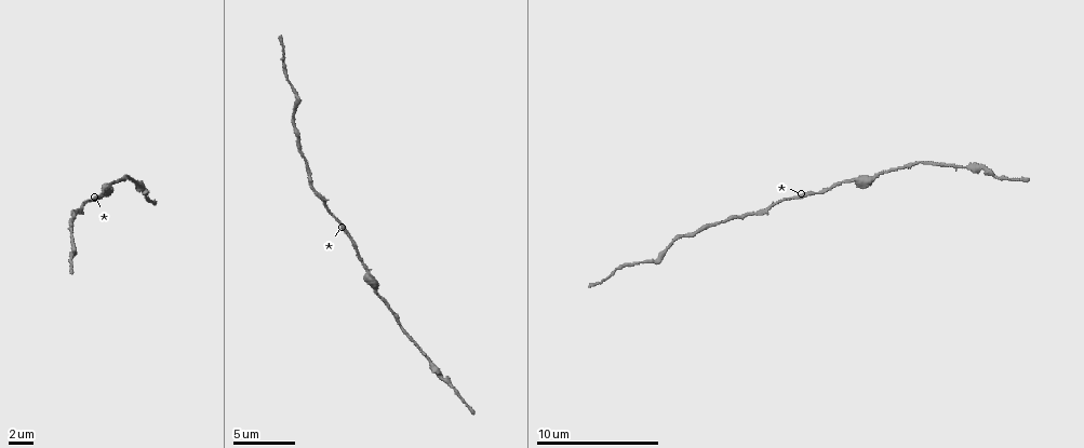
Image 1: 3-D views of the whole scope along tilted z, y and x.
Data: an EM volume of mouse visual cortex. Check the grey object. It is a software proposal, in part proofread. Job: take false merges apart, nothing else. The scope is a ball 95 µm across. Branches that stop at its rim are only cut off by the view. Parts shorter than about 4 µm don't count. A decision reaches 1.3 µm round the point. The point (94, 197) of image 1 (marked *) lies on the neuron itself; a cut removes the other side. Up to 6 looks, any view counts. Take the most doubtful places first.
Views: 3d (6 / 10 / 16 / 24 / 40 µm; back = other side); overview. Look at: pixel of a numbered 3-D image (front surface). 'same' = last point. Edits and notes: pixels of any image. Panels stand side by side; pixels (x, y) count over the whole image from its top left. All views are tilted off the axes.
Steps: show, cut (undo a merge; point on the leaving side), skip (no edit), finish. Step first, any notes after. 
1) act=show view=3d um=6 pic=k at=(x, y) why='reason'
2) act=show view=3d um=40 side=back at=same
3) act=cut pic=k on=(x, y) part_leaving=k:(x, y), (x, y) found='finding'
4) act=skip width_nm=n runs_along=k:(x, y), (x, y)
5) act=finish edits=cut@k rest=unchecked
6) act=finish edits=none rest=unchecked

act=show view=3d um=10 pic=1 at=(373, 290) why='thick turns thin'

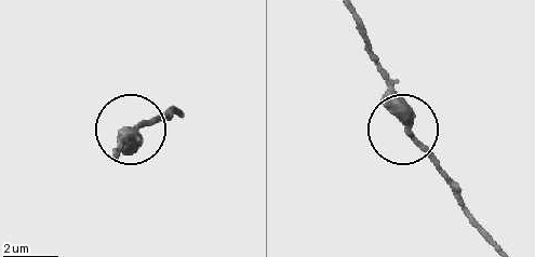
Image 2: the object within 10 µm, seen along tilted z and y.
act=skip runs_along=2:(350, 13), (395, 115), (443, 178) found='continuous, no second neuron'

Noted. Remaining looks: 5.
act=show view=3d um=6 pic=1 at=(427, 356) why='sudden change in width'

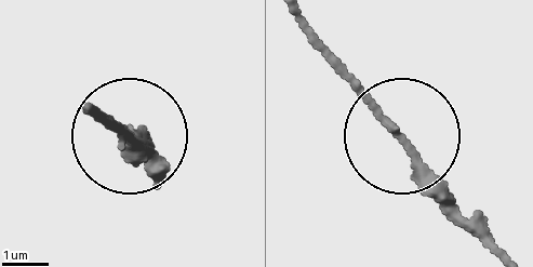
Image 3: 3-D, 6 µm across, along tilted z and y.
act=skip runs_along=3:(295, 21), (472, 229) found='all the same neuron'

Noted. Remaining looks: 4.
act=show view=3d um=10 pic=1 at=(707, 227) why='thick turns thin'

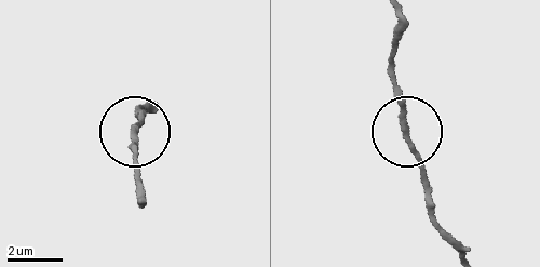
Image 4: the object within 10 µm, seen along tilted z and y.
act=skip runs_along=4:(451, 244), (404, 129), (391, 72) found='all the same neuron'

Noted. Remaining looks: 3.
act=finish edits=none rest=unchecked

